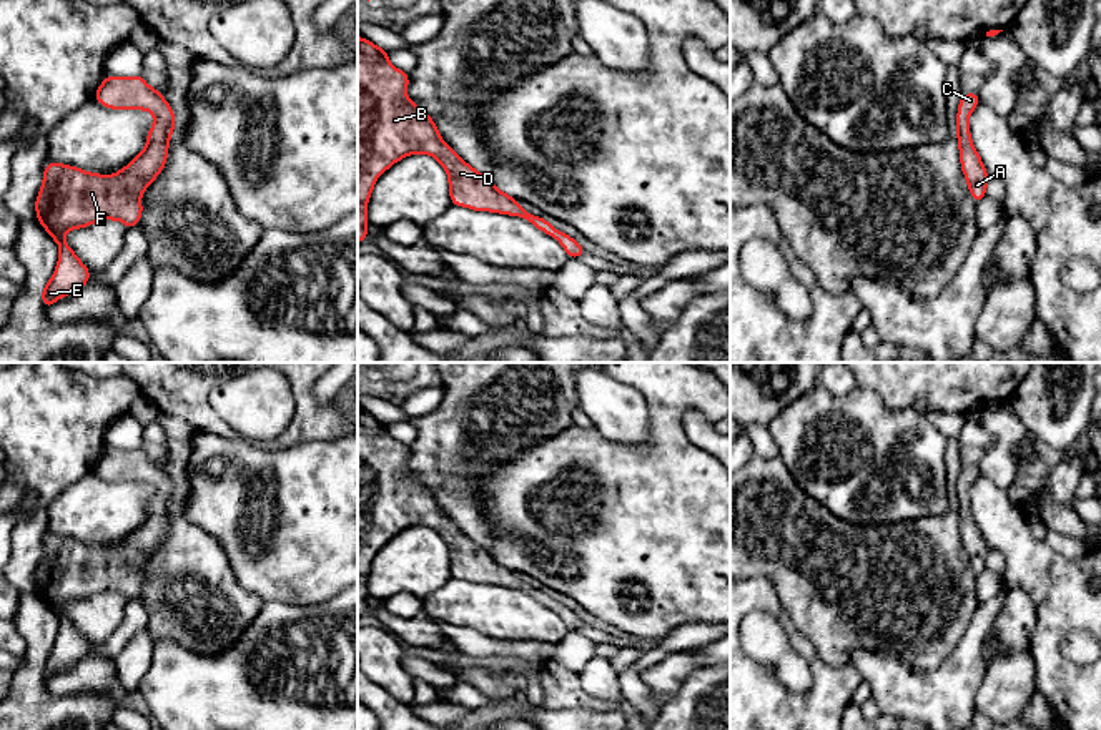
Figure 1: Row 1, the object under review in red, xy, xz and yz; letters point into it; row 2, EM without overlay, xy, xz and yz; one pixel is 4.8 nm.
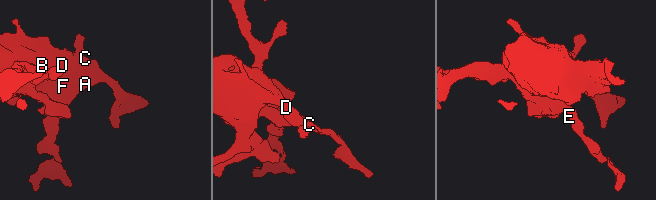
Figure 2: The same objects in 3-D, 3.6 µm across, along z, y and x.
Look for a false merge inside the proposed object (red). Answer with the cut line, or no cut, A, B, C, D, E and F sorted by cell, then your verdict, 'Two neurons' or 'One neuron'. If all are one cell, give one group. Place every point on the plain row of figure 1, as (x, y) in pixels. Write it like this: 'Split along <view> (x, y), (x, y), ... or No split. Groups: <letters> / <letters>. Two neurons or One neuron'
No split. Groups: A B C D E F. One neuron

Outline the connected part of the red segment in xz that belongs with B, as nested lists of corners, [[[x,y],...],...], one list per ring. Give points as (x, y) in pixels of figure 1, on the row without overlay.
[[[358,409],[358,615],[368,610],[366,579],[376,550],[401,530],[426,525],[447,544],[452,577],[524,590],[555,610],[569,630],[585,627],[574,610],[532,589],[462,534],[442,514],[434,492],[406,469],[407,456],[409,447],[389,436],[386,422]]]

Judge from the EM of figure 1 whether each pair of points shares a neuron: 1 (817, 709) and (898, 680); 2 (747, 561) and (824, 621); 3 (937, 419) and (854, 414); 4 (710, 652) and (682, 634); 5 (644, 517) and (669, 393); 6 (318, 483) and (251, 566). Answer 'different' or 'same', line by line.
1: different
2: same
3: different
4: different
5: same
6: same

